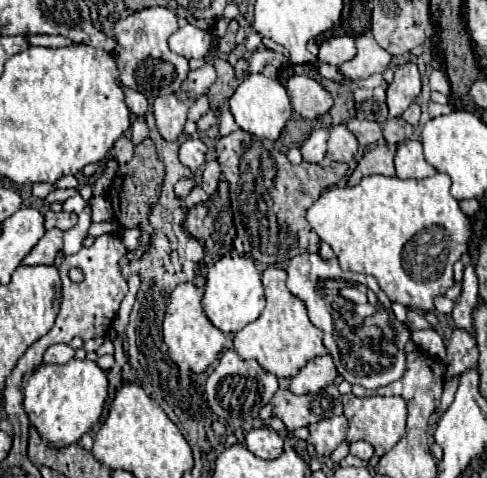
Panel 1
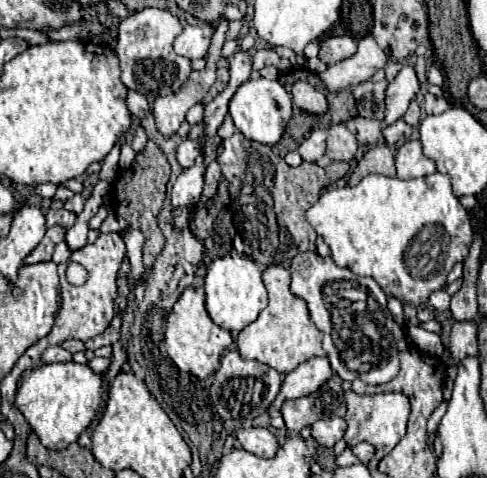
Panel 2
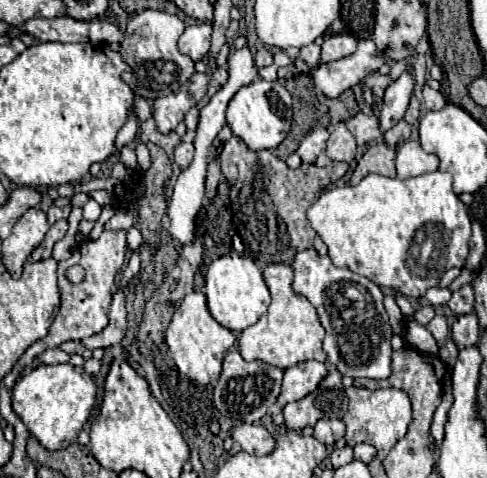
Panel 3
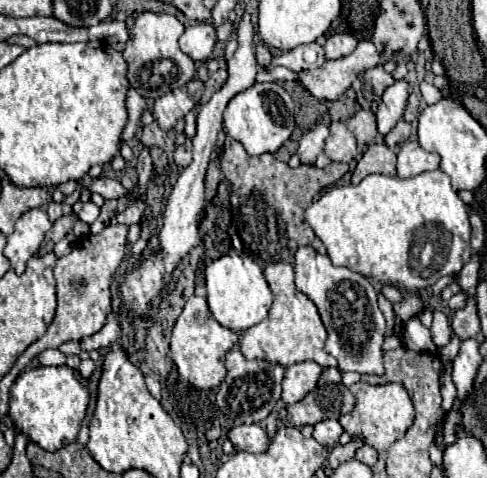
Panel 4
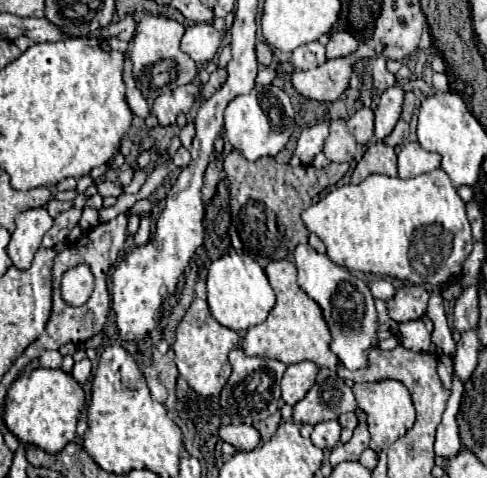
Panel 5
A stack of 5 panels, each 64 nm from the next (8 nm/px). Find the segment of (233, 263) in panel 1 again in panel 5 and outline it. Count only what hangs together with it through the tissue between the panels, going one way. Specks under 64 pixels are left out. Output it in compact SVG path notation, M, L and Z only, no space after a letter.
M228 253L214 260L208 268L208 306L212 316L226 328L244 332L266 320L276 304L276 294L262 266L246 253Z

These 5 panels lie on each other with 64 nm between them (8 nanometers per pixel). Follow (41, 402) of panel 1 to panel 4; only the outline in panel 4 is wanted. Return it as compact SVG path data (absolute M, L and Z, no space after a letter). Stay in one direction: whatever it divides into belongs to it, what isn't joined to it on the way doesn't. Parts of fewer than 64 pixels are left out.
M38 366L22 372L10 388L8 416L14 422L16 432L26 434L32 442L48 452L56 452L62 446L76 440L80 424L88 408L88 388L80 374L68 366Z

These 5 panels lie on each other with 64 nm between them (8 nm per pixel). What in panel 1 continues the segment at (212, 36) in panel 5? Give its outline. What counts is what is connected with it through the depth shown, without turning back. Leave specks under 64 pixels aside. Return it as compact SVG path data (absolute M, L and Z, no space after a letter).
M192 24L182 26L178 32L174 32L168 40L170 50L184 56L184 58L206 58L210 52L212 36L208 30L200 30Z

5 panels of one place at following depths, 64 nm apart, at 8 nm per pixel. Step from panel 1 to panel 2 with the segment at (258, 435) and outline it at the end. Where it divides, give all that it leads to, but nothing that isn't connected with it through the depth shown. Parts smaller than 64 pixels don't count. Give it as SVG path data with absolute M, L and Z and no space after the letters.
M256 426L240 428L236 432L236 438L246 452L252 452L262 458L272 458L278 448L278 440L268 428L256 428Z

